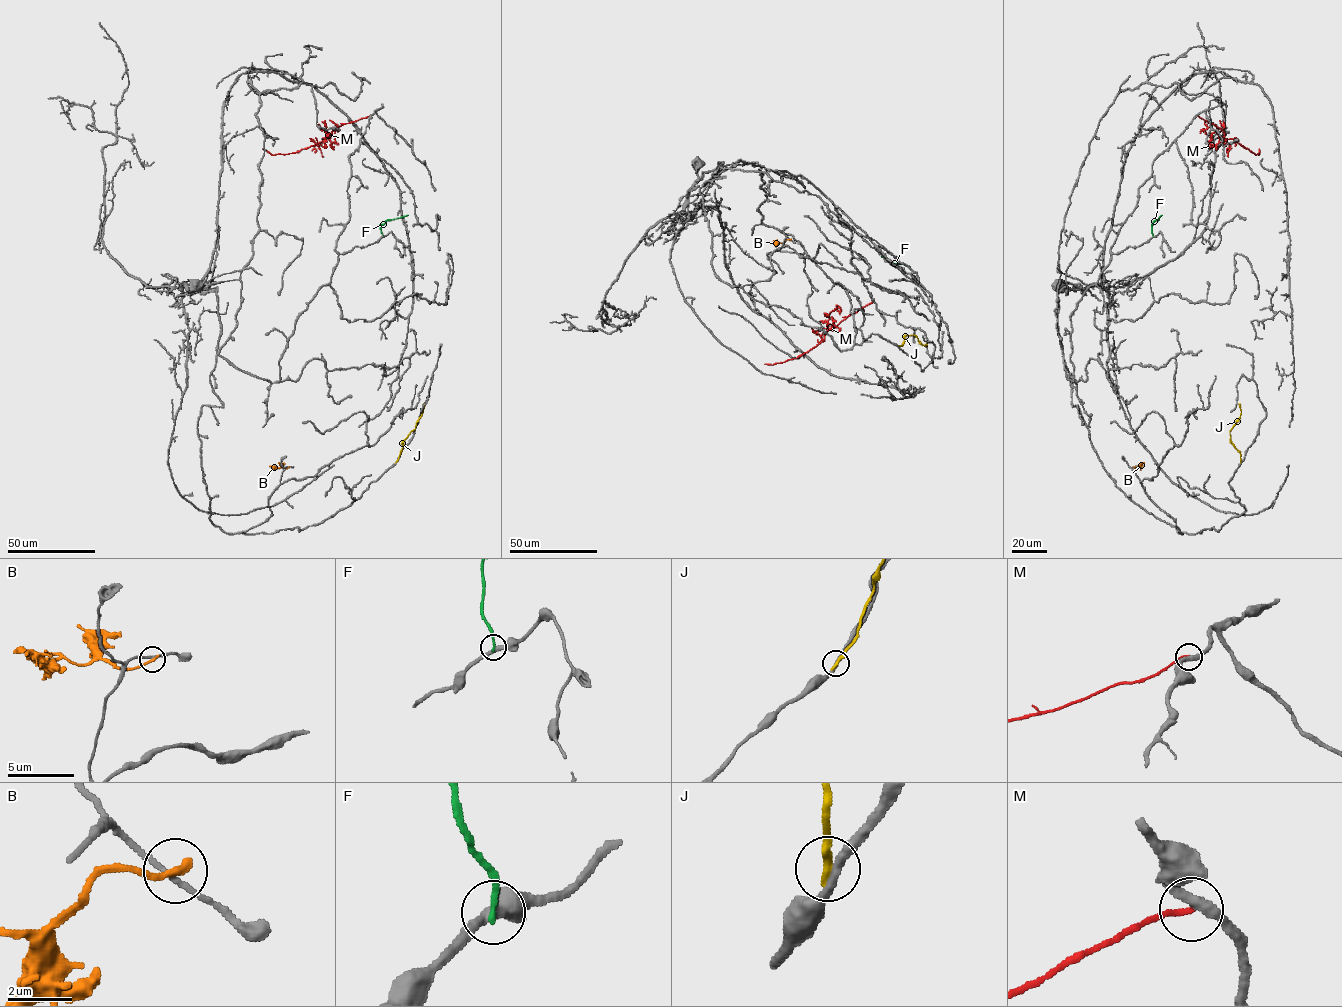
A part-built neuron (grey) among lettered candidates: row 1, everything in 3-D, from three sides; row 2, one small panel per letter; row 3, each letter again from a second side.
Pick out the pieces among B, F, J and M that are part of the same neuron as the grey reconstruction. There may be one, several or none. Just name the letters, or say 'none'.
none

